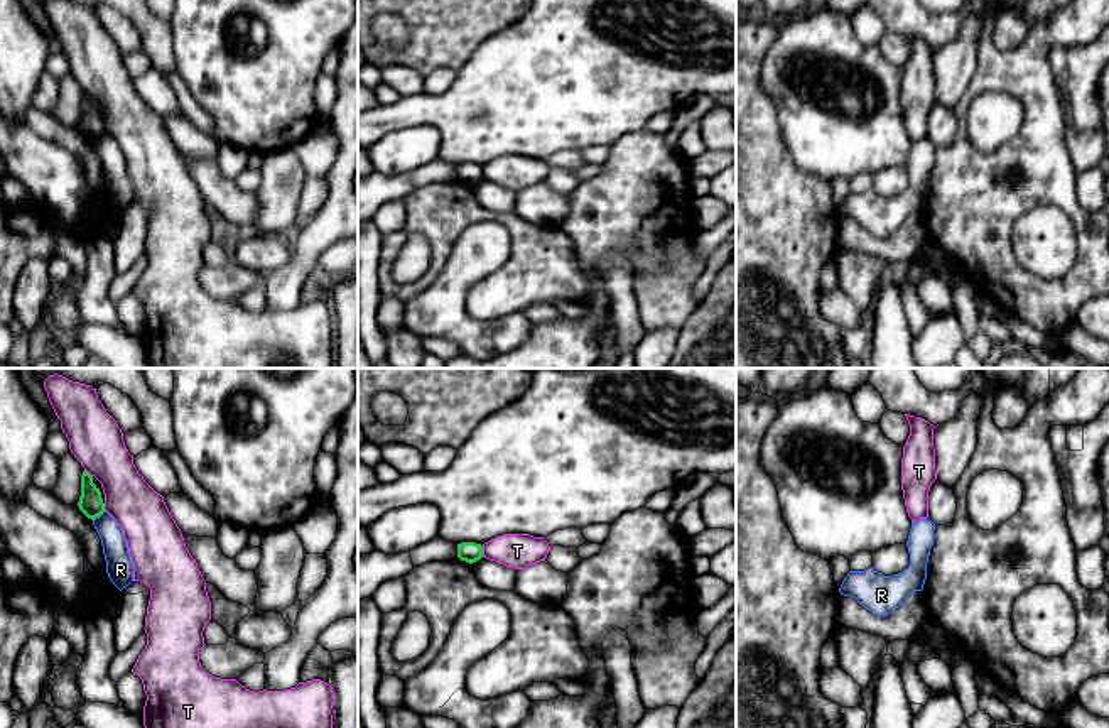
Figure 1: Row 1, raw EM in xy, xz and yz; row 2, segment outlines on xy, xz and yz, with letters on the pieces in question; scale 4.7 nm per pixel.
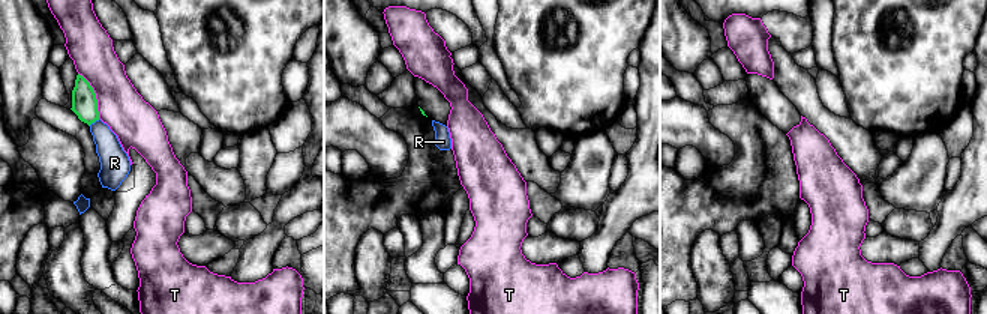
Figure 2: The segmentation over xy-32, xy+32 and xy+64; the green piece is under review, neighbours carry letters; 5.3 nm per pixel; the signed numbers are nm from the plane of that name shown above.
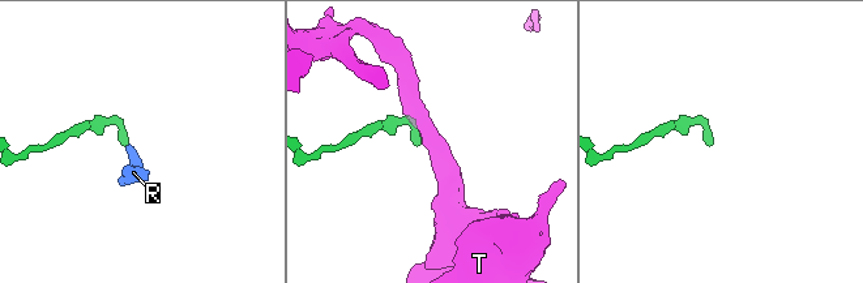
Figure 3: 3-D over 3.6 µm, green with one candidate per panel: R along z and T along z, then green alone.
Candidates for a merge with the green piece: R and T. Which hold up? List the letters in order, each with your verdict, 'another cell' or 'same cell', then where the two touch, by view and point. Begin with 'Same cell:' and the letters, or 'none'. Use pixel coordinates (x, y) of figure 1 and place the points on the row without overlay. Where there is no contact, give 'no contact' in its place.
Same cell: none
R: another cell; meets green in xy at (98, 137)
T: another cell; meets green in xz at (481, 173)

